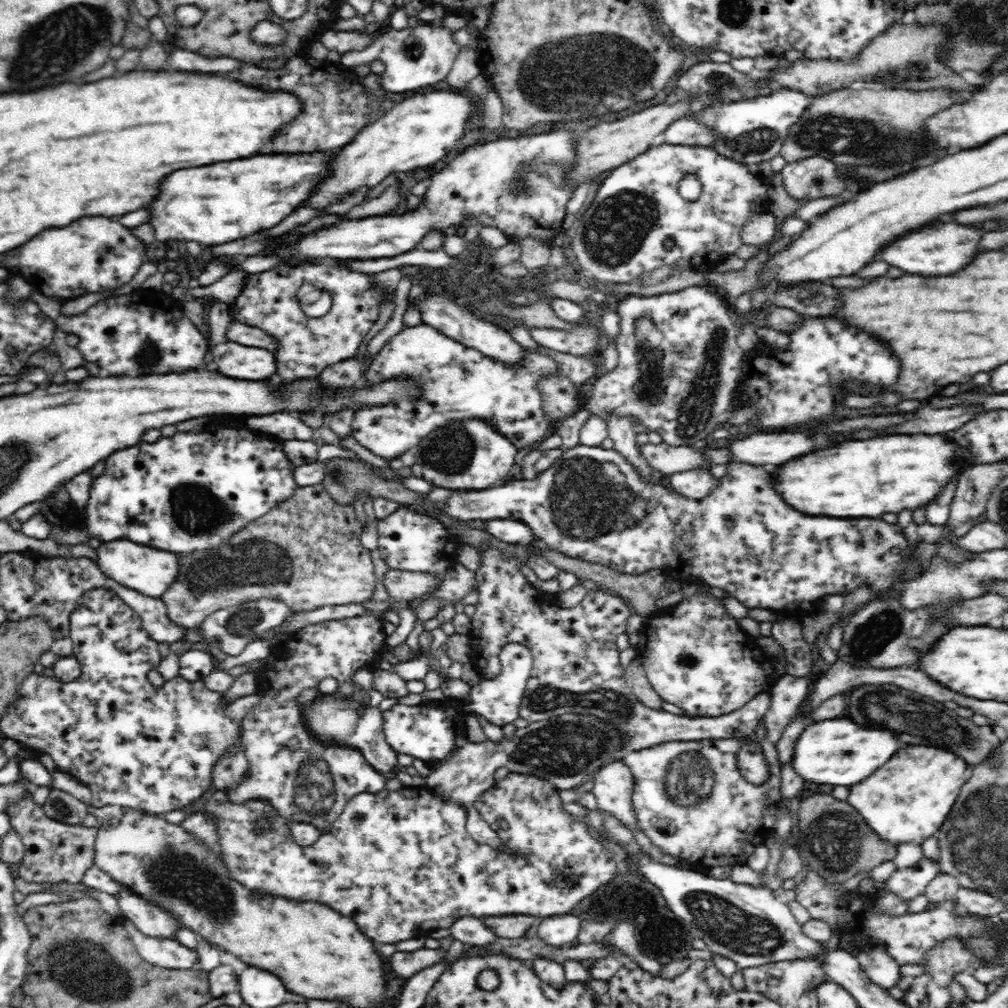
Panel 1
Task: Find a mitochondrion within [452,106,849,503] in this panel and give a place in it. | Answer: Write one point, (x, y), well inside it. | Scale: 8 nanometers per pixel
(612, 233)

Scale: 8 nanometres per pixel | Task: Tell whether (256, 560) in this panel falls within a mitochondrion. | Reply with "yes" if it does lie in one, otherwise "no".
yes

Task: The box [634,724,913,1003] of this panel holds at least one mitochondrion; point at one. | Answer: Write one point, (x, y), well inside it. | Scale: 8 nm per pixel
(725, 922)

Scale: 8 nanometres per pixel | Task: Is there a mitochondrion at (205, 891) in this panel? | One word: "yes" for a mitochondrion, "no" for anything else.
yes

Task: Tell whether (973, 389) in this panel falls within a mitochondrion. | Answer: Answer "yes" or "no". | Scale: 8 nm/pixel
no

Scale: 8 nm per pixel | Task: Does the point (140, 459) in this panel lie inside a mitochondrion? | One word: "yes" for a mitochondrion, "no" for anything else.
no

